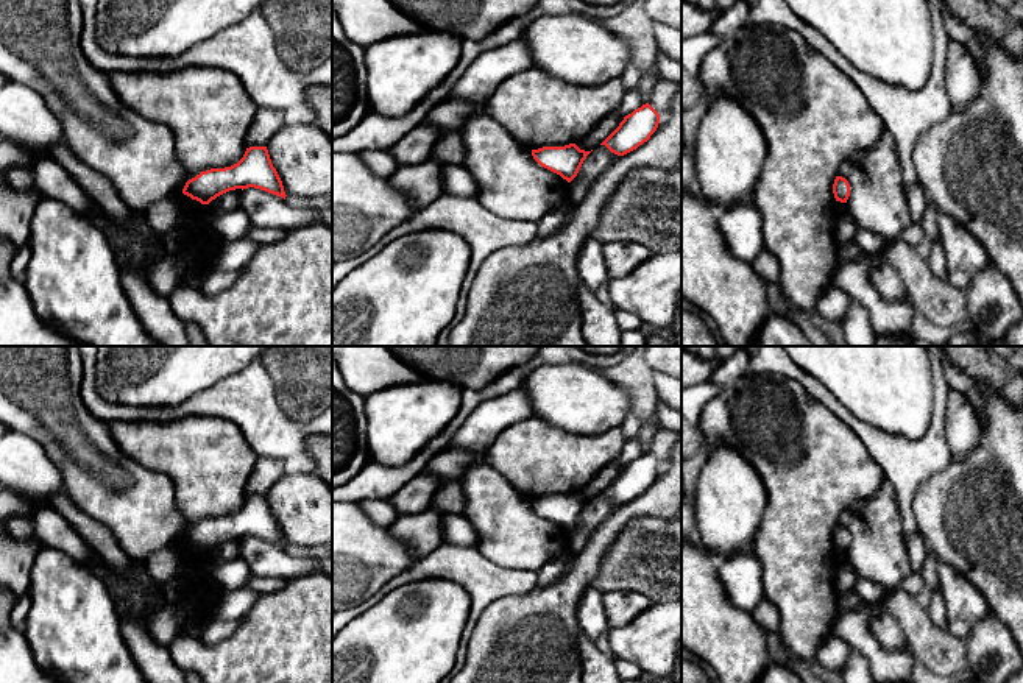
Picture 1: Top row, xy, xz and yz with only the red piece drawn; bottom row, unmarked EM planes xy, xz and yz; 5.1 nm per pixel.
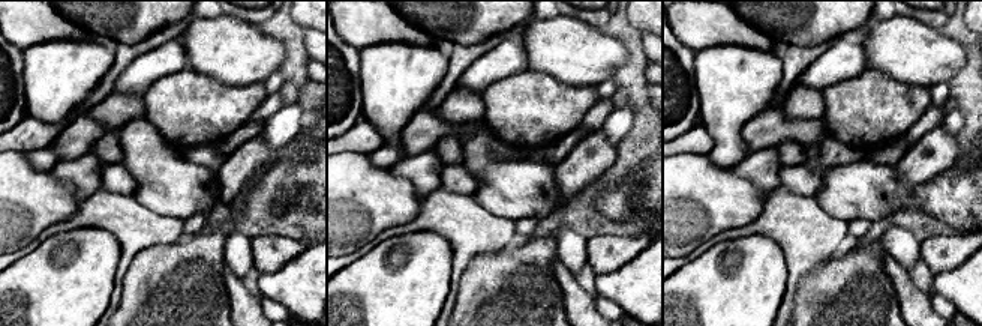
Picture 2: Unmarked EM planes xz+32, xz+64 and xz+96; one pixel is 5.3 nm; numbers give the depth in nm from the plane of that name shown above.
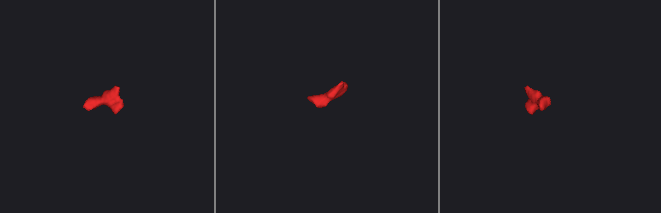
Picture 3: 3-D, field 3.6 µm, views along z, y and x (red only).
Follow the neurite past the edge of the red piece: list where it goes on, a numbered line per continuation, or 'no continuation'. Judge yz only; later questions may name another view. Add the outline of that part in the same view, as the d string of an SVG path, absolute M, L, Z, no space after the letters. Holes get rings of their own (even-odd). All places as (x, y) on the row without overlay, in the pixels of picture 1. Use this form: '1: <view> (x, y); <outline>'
no continuation

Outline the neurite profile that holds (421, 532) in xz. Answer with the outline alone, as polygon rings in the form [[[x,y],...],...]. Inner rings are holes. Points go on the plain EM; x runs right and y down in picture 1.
[[[429,507],[423,511],[399,515],[388,529],[416,558],[421,558],[444,543],[441,521],[443,513]]]

